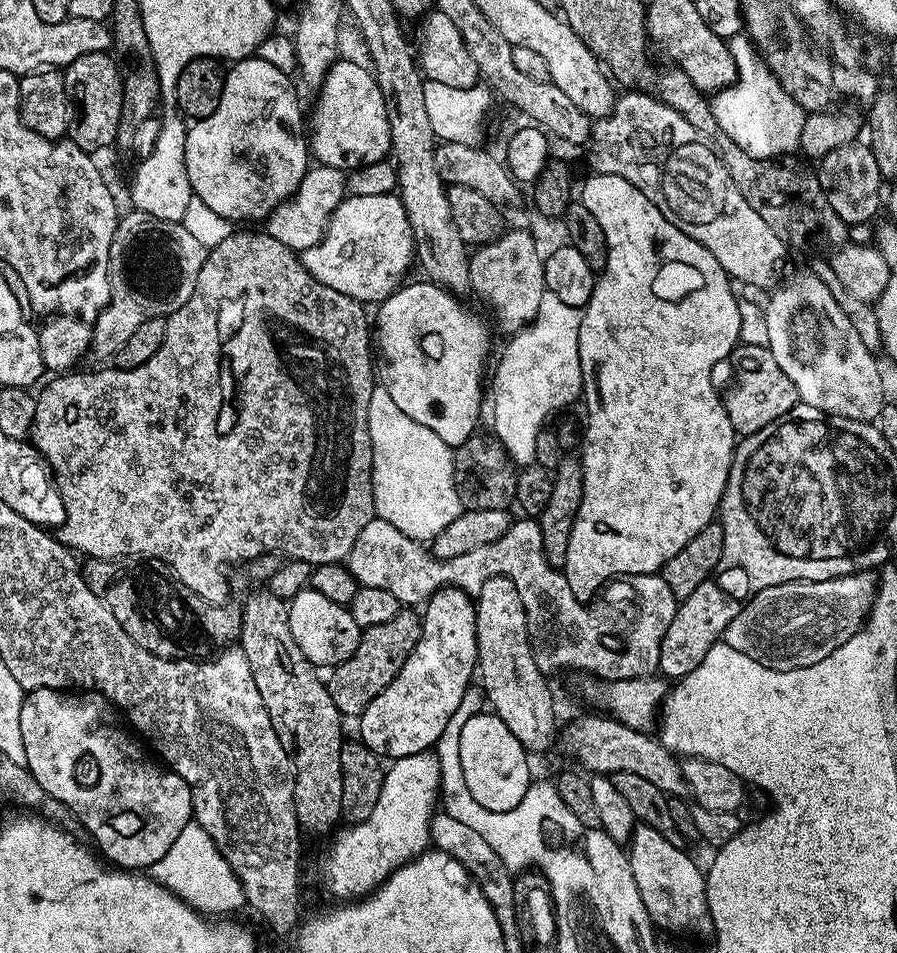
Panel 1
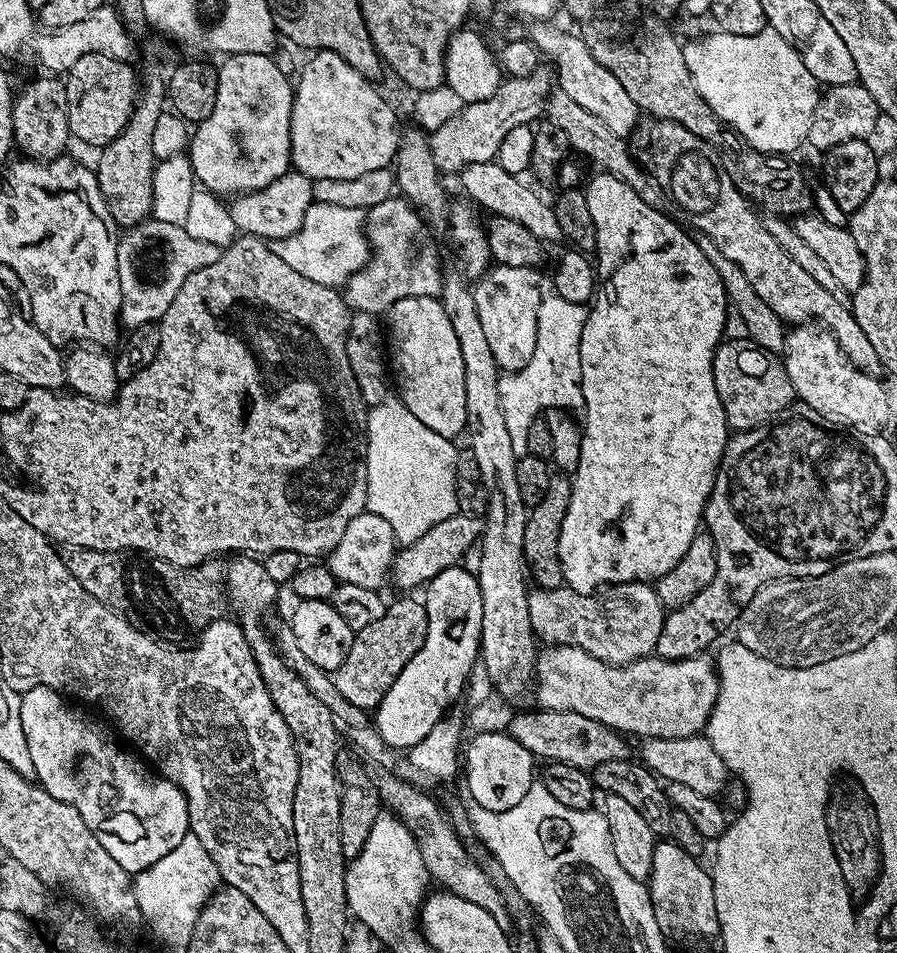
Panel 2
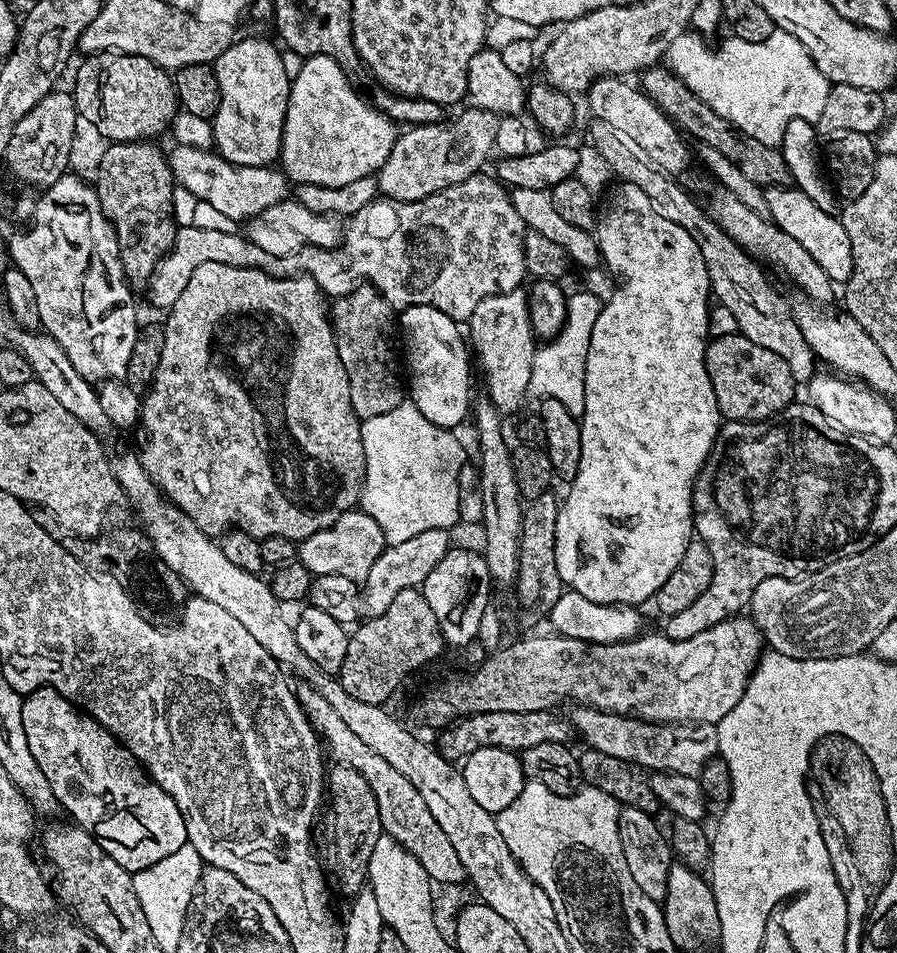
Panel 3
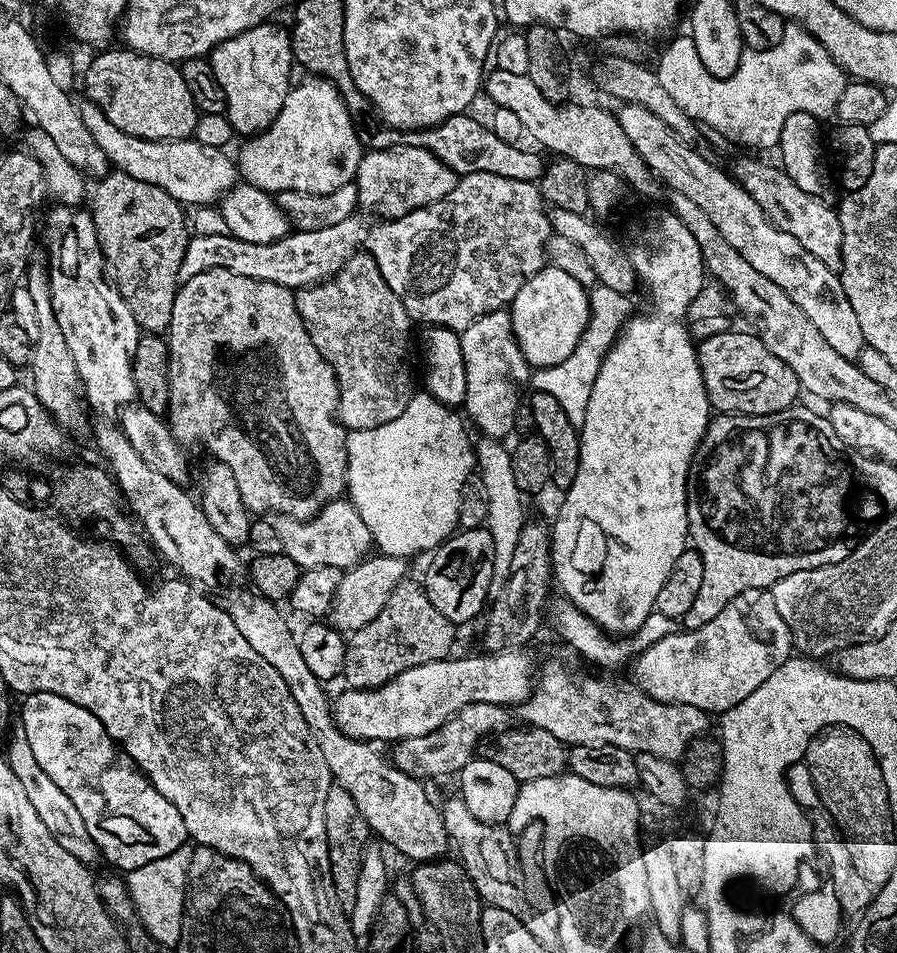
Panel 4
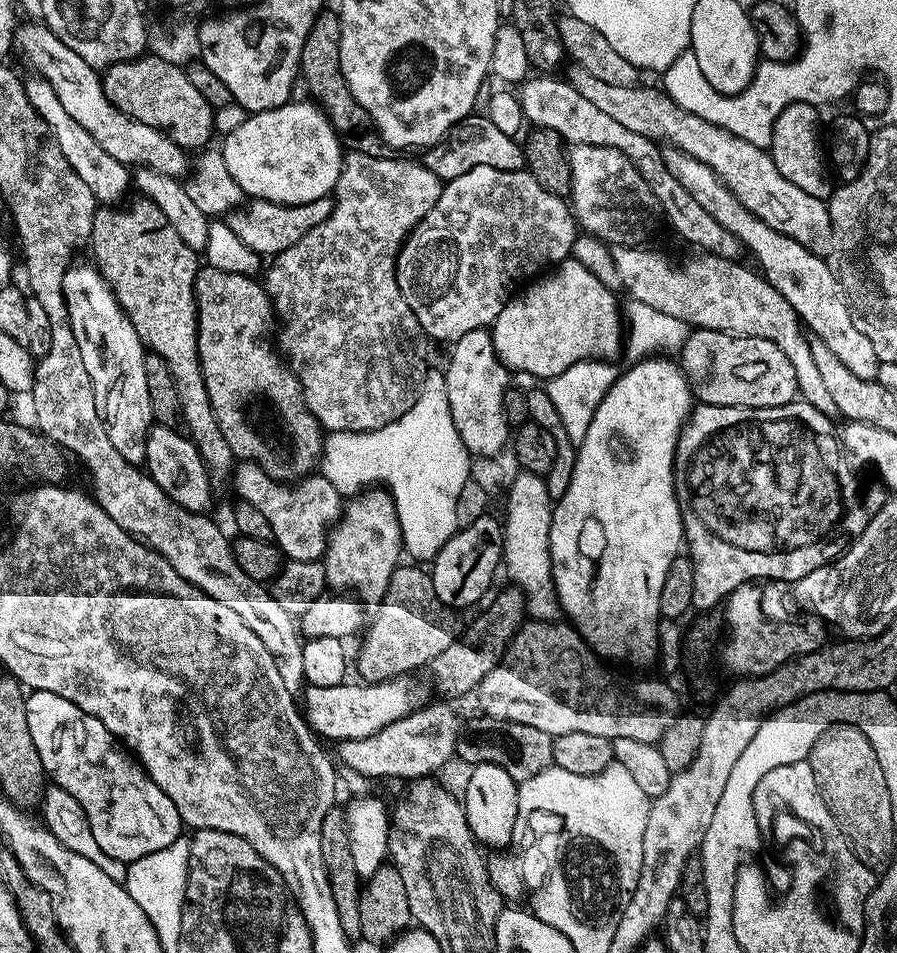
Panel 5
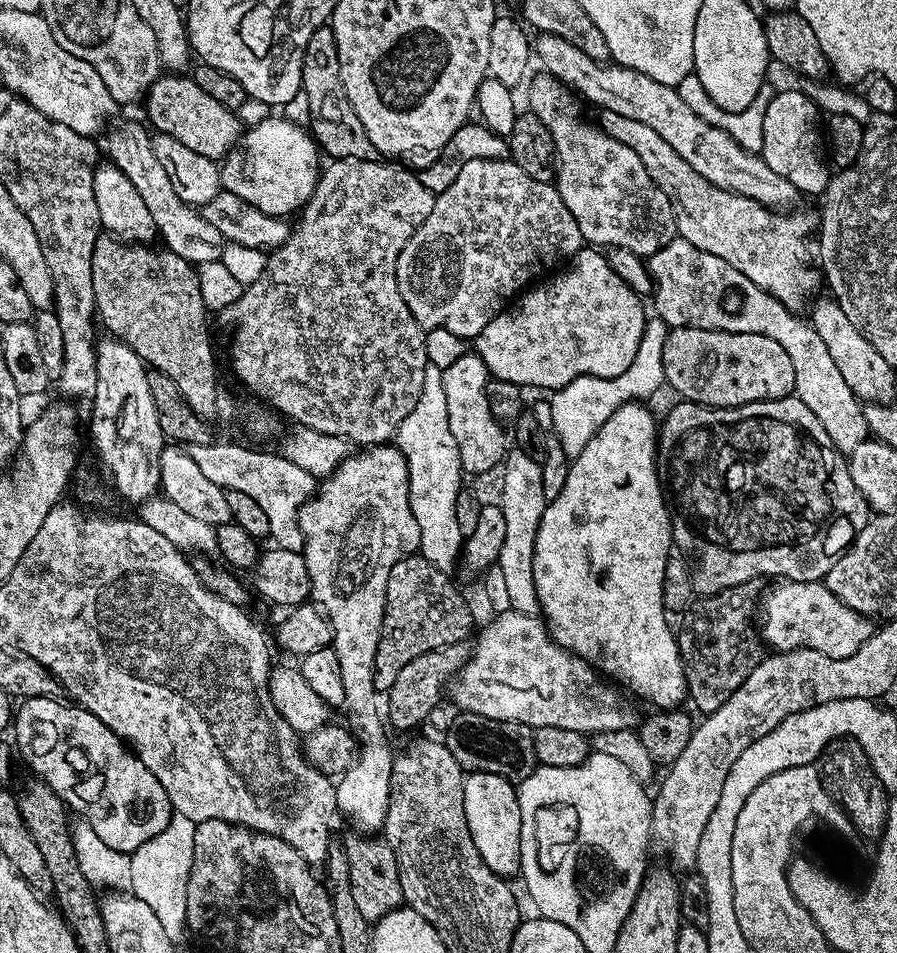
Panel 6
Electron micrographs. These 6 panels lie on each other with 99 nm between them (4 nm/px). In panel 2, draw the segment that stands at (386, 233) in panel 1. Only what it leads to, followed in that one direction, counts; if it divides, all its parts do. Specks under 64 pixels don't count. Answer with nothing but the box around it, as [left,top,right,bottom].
[271,202,370,286]

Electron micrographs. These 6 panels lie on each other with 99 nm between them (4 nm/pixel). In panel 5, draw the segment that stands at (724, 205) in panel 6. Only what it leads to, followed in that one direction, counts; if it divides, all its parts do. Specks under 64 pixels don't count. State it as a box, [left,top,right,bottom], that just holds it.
[518,74,742,260]

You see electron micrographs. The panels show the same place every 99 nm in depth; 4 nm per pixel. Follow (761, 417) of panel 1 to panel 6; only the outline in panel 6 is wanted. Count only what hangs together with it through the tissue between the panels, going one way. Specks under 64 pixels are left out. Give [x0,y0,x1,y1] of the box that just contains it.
[662,328,796,408]

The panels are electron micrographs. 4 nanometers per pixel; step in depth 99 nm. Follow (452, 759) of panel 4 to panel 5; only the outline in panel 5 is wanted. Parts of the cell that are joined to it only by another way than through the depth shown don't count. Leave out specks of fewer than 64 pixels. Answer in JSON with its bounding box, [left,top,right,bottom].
[339,702,462,782]

